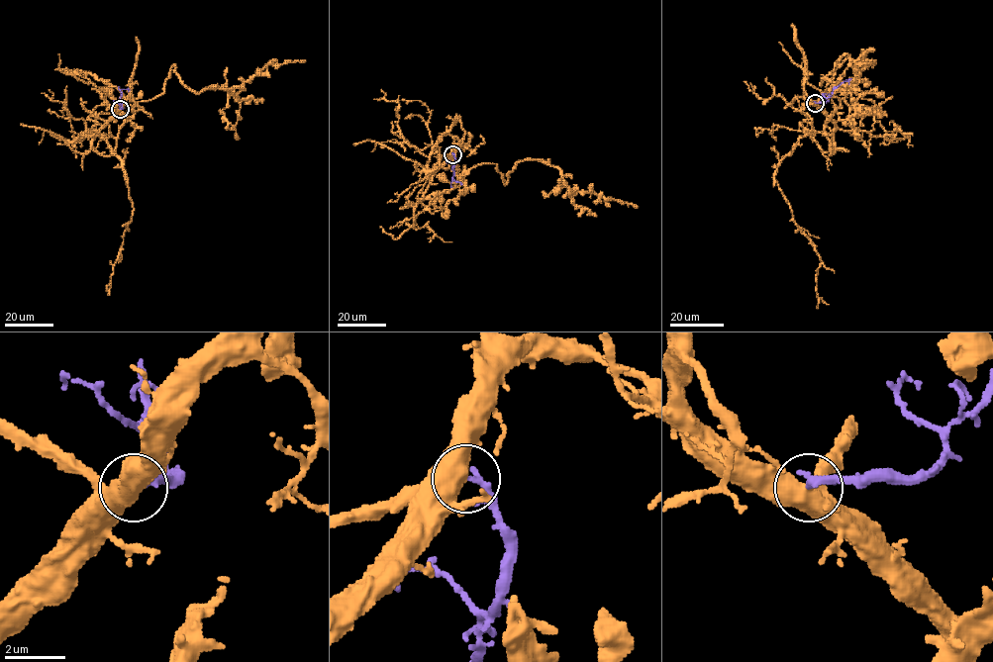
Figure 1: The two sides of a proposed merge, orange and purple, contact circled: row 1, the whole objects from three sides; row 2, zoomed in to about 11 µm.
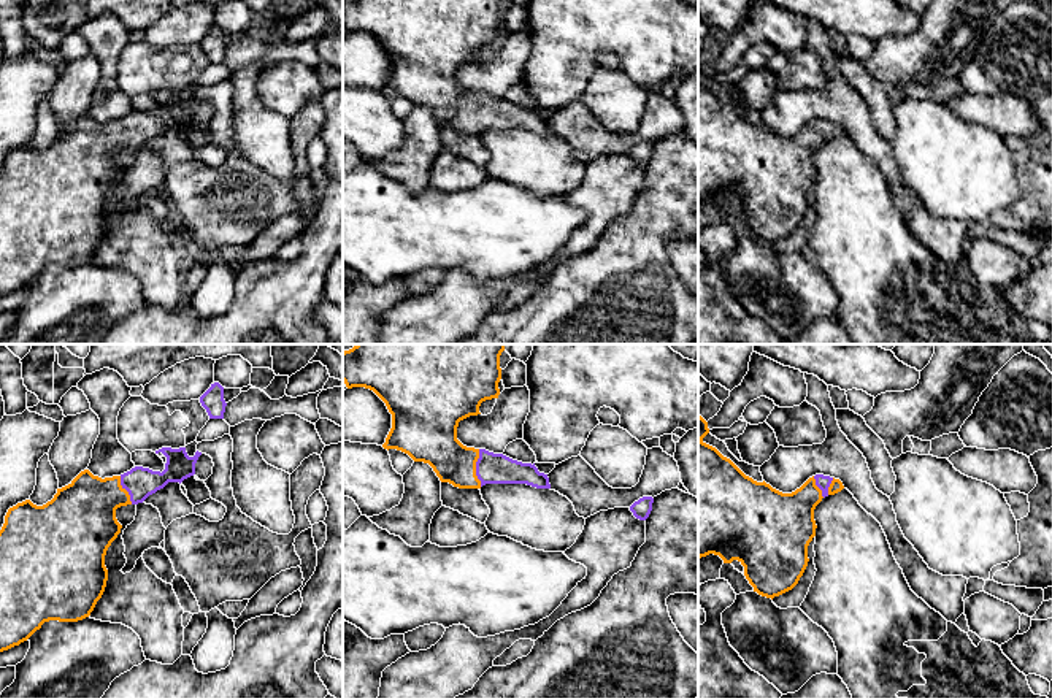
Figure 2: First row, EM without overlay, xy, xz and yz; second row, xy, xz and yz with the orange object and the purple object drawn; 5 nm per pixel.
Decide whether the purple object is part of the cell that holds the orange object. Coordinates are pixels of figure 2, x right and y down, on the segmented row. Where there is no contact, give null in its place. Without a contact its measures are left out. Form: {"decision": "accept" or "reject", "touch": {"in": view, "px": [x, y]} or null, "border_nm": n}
{"decision": "accept", "touch": {"in": "xz", "px": [475, 468]}, "border_nm": 190}

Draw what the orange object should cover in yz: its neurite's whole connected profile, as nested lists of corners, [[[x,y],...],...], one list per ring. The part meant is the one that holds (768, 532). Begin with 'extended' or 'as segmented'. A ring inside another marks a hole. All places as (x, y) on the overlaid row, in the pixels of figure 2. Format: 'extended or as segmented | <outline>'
extended | [[[698,411],[698,558],[719,555],[724,563],[738,560],[744,576],[762,596],[774,598],[792,590],[808,566],[808,546],[816,536],[816,506],[844,489],[839,479],[816,474],[792,493],[746,476],[730,458],[703,438],[708,422]]]

